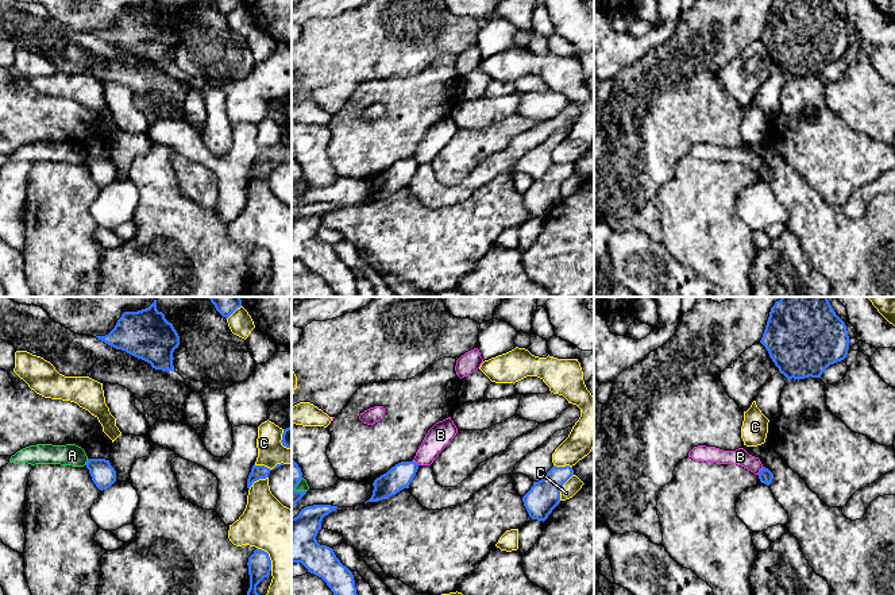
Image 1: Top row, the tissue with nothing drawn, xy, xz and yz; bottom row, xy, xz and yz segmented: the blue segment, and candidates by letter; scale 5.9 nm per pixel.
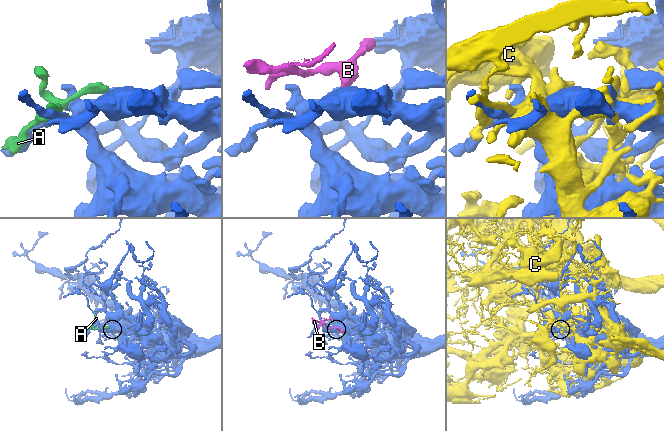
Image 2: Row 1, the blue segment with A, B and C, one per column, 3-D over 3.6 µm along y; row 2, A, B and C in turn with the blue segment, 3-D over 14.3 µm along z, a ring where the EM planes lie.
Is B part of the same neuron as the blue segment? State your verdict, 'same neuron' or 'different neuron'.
different neuron

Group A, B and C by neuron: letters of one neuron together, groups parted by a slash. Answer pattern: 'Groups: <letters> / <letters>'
Groups: A C / B

